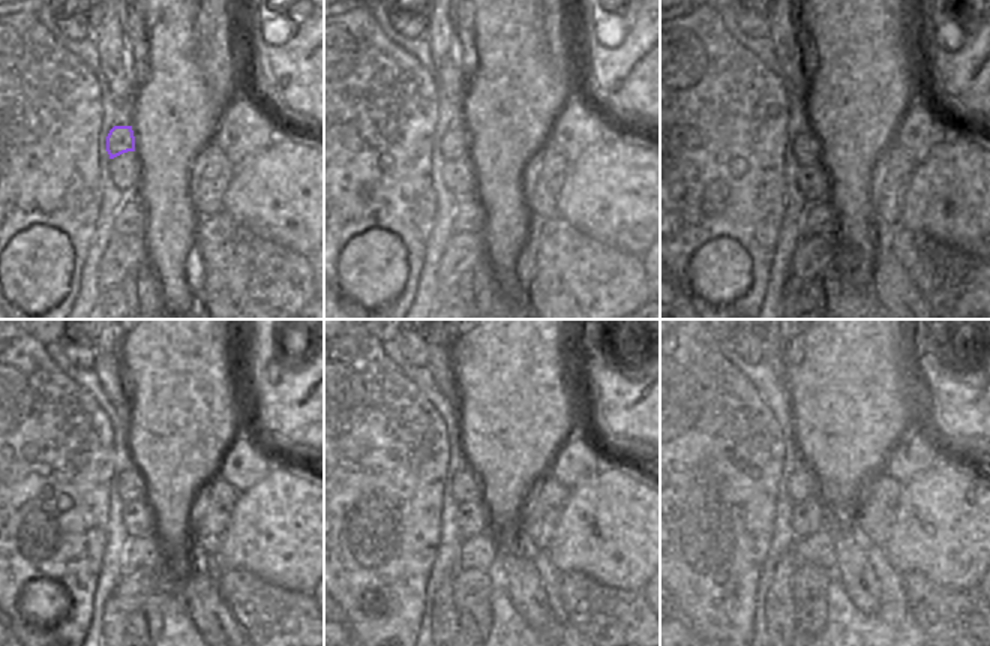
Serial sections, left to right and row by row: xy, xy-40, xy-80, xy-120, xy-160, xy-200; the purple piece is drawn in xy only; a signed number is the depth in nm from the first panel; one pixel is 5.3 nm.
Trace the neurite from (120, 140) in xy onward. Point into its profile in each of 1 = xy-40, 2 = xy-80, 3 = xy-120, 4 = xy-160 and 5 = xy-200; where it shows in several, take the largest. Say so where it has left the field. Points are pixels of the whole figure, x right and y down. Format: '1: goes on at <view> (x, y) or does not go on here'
1: goes on at xy-40 (455, 143)
2: goes on at xy-80 (803, 144)
3: goes on at xy-120 (131, 487)
4: goes on at xy-160 (465, 486)
5: goes on at xy-200 (801, 486)

